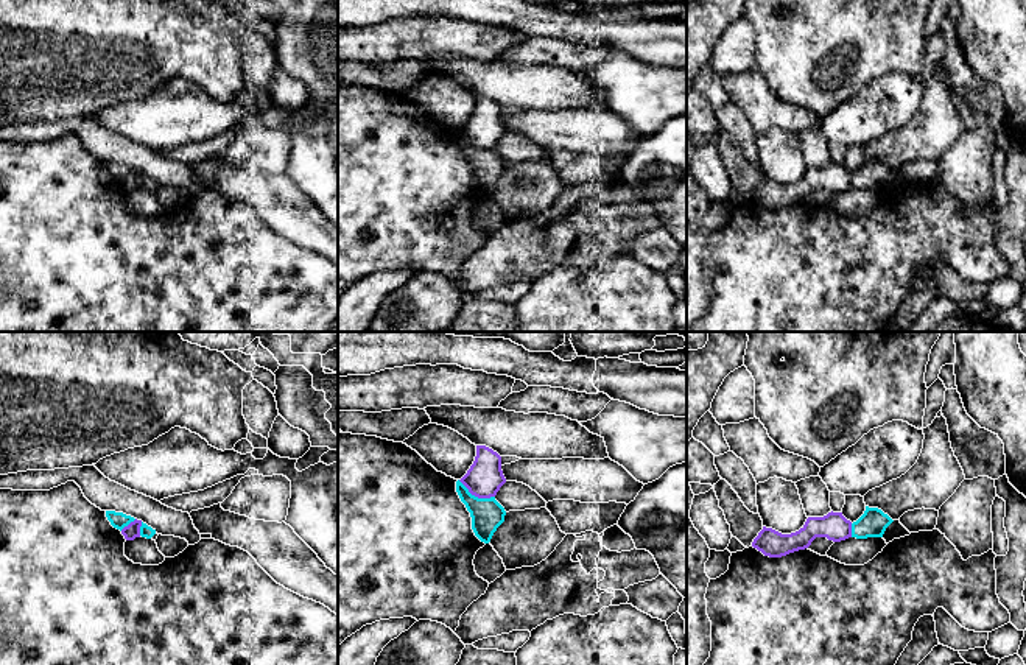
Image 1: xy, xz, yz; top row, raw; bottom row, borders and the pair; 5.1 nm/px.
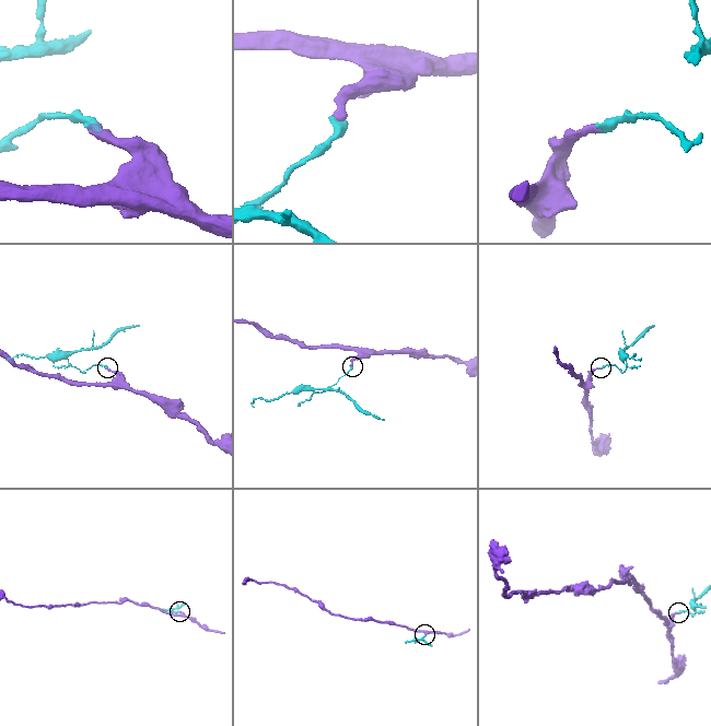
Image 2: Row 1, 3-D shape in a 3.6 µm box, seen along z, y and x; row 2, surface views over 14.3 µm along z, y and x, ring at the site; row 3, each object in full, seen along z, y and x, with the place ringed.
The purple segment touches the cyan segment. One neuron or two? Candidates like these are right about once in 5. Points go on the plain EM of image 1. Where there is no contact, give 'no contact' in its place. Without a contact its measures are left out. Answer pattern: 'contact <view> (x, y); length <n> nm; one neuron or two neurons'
contact xz (477, 147); length 220 nm; two neurons

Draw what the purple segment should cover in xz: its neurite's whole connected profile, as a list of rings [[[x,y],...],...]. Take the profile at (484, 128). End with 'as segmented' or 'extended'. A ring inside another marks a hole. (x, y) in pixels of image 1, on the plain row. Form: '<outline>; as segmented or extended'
[[[476,97],[475,112],[459,132],[478,150],[495,148],[506,134],[501,107],[486,97]]]; as segmented

